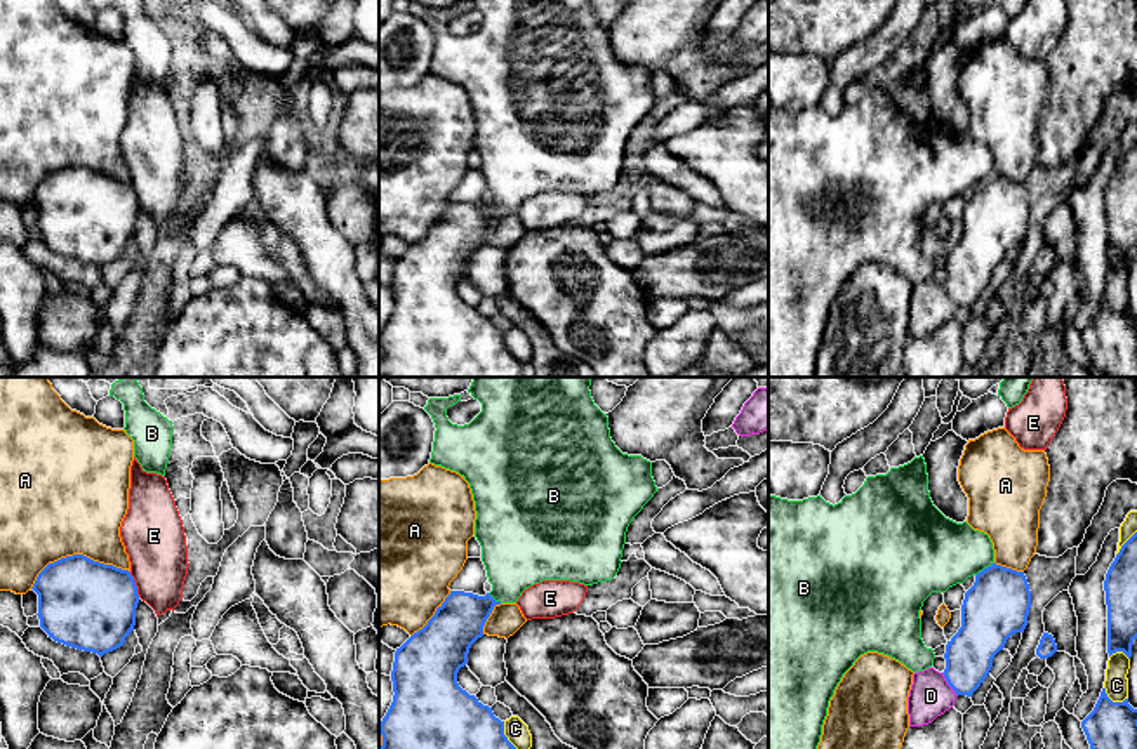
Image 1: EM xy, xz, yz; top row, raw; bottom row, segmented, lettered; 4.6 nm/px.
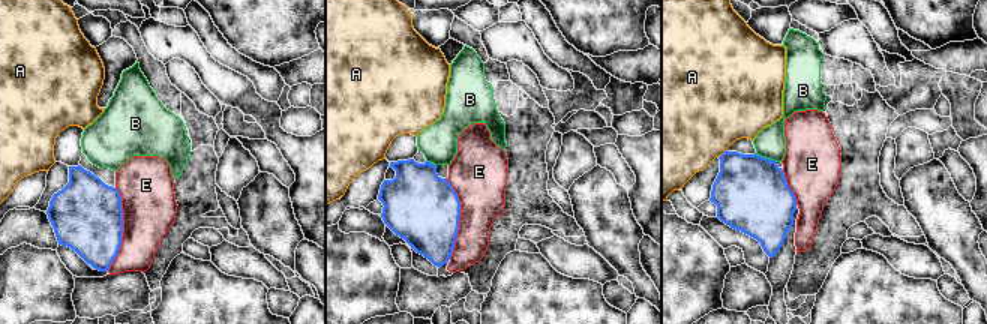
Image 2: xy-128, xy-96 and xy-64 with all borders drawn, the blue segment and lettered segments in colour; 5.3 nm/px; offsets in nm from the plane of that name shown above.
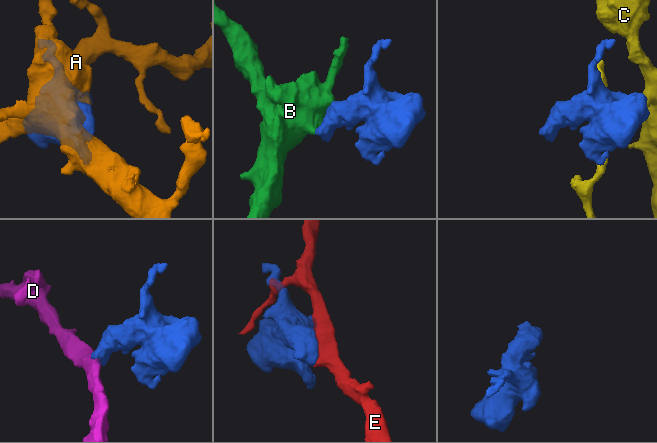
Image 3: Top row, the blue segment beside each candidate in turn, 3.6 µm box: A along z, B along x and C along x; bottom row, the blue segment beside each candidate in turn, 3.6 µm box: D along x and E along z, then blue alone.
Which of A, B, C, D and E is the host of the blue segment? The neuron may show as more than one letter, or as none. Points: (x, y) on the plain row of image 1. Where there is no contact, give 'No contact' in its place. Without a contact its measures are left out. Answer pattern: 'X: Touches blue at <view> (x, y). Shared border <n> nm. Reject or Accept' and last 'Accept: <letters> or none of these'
A: Touches blue at xy (77, 165). Shared border 480 nm. Reject
B: Touches blue at yz (984, 179). Shared border 110 nm. Accept
C: Touches blue at xz (506, 348). Shared border 170 nm. Reject
D: Touches blue at yz (948, 294). Shared border 130 nm. Reject
E: Touches blue at xy (134, 195). Shared border 130 nm. Reject
Accept: B

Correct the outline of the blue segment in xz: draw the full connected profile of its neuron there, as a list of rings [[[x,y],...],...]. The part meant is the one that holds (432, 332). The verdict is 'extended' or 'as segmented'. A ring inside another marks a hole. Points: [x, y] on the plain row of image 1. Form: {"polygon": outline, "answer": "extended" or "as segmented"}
{"polygon": [[[450,202],[428,235],[396,259],[395,306],[379,334],[379,377],[522,377],[522,363],[504,346],[504,332],[457,294],[457,283],[468,275],[469,259],[483,247],[495,215],[501,212],[489,203]]], "answer": "as segmented"}

